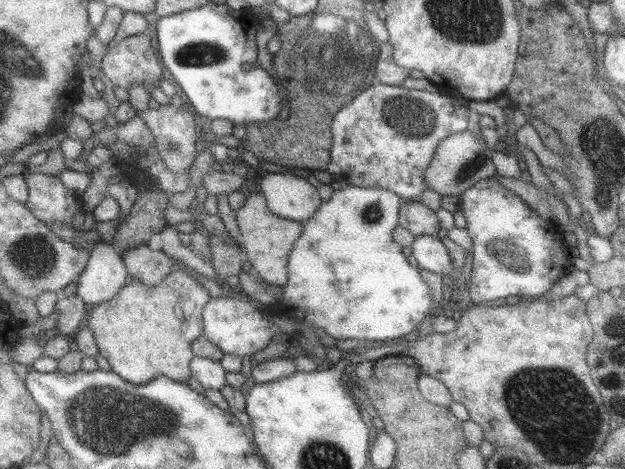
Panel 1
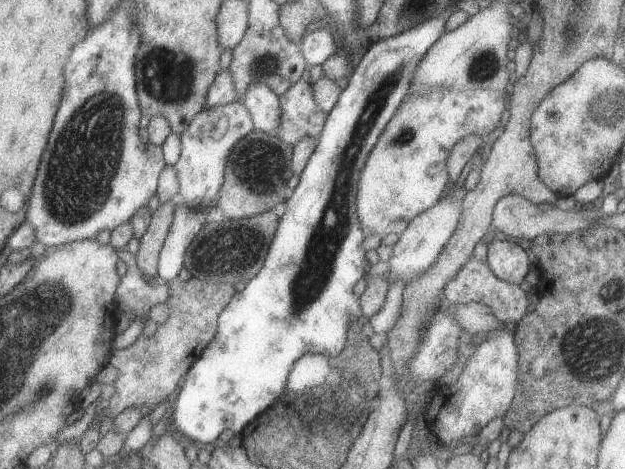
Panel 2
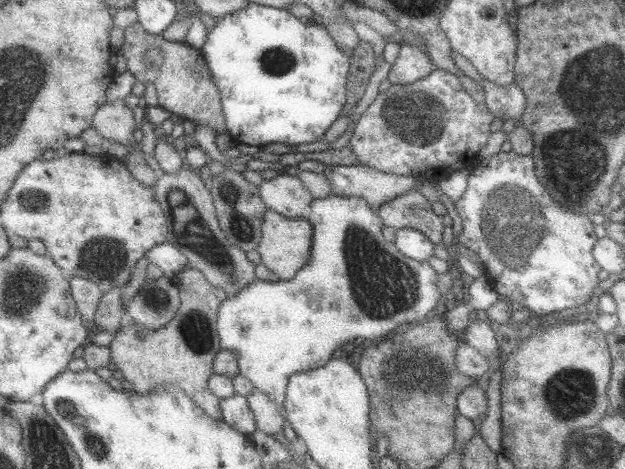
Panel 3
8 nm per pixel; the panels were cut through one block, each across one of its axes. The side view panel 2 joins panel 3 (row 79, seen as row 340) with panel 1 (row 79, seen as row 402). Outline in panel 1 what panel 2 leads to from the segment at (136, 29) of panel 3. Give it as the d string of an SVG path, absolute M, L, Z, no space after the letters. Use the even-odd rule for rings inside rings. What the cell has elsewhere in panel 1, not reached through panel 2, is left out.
M140 33L112 48L105 55L102 68L116 86L129 90L135 84L143 84L152 88L164 78L162 61L151 34Z

